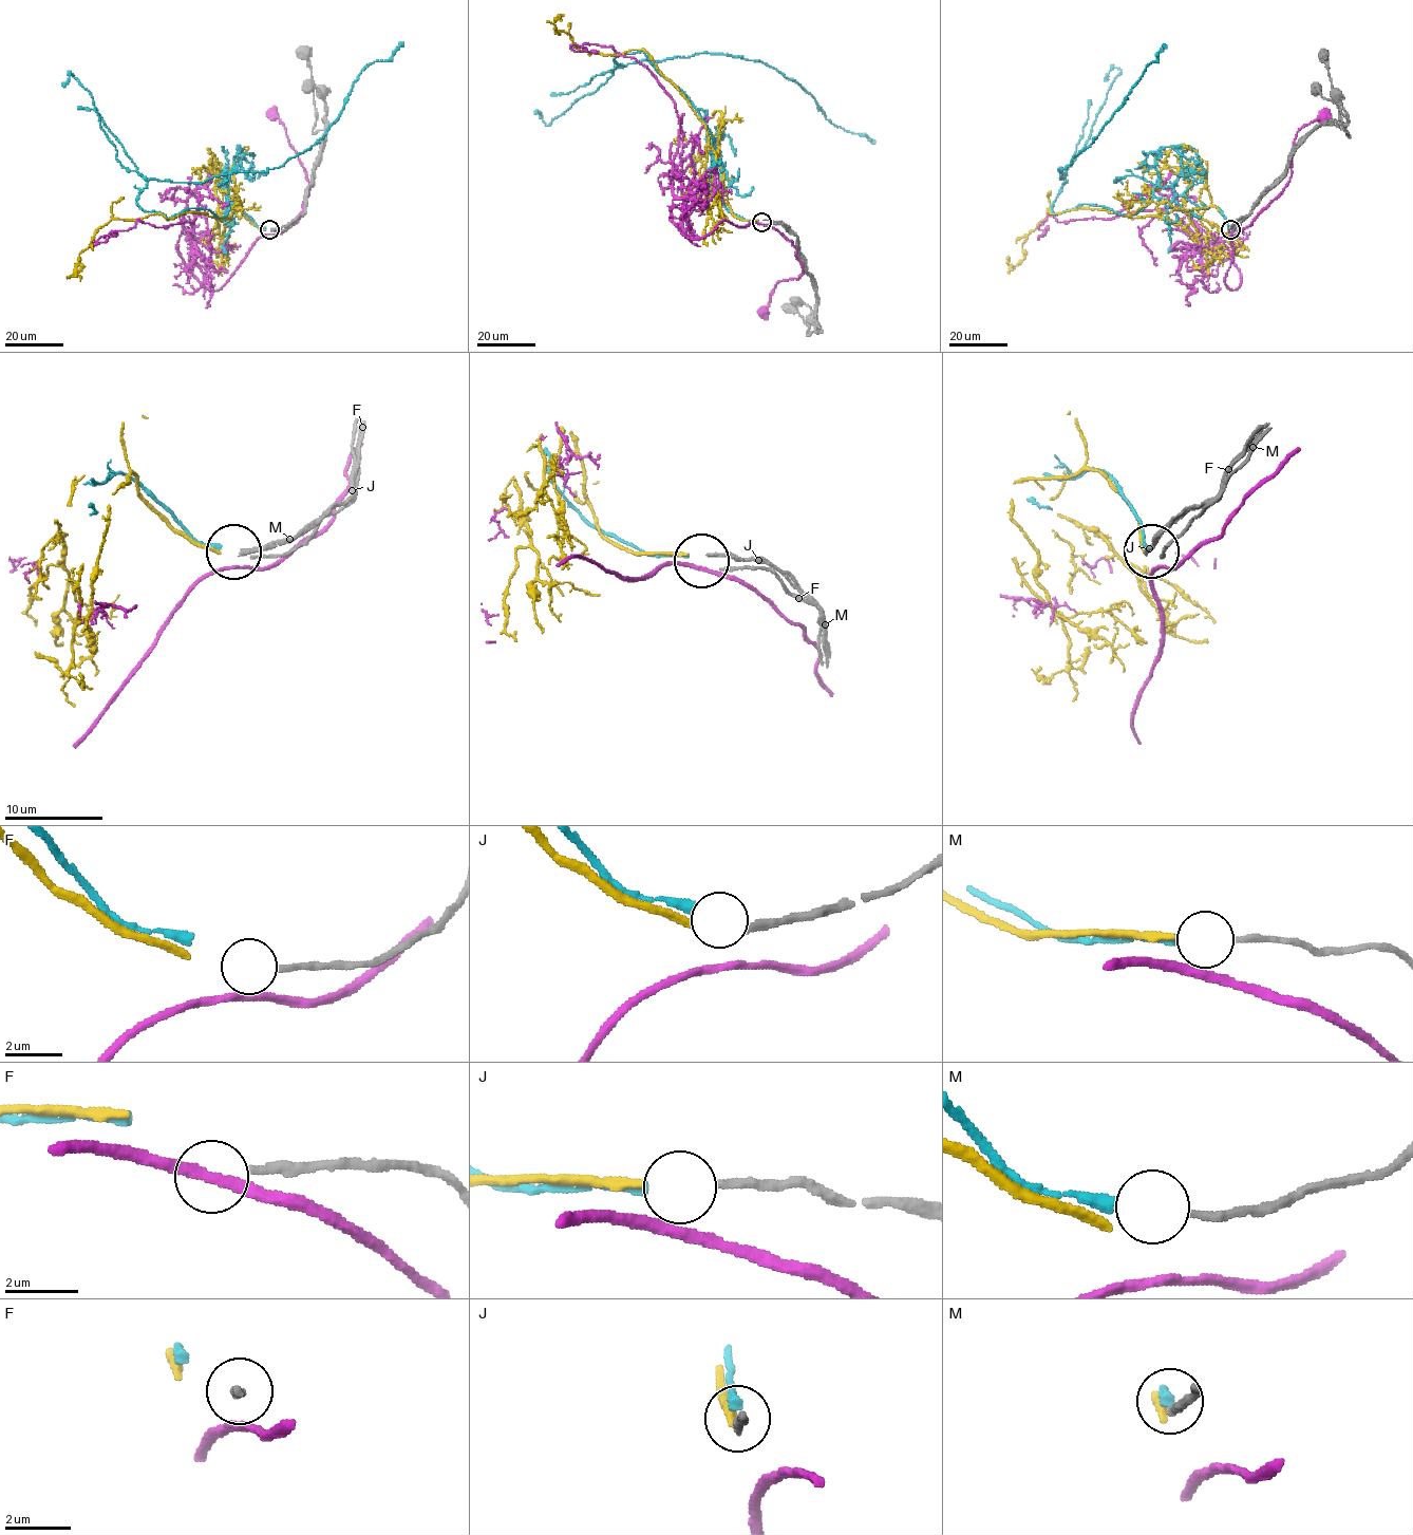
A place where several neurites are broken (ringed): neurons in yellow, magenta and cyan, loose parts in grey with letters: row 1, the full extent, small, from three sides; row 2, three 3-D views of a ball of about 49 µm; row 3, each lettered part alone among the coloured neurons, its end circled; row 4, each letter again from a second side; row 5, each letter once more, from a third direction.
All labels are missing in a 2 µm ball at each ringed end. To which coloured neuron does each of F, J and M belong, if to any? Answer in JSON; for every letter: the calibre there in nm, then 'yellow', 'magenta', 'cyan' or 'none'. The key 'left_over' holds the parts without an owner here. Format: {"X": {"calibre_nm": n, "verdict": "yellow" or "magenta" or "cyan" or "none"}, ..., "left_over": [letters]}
{"F": {"calibre_nm": 220, "verdict": "none"}, "J": {"calibre_nm": 240, "verdict": "yellow"}, "M": {"calibre_nm": 200, "verdict": "cyan"}, "left_over": ["F"]}

